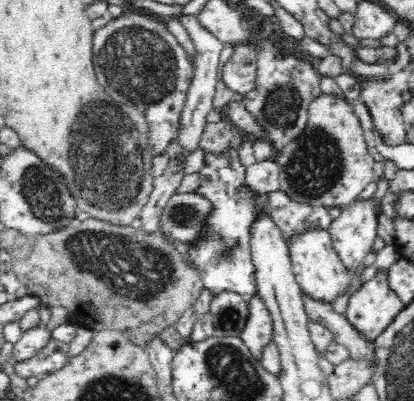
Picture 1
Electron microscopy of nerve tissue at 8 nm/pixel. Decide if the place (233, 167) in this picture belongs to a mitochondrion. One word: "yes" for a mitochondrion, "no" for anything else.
no

